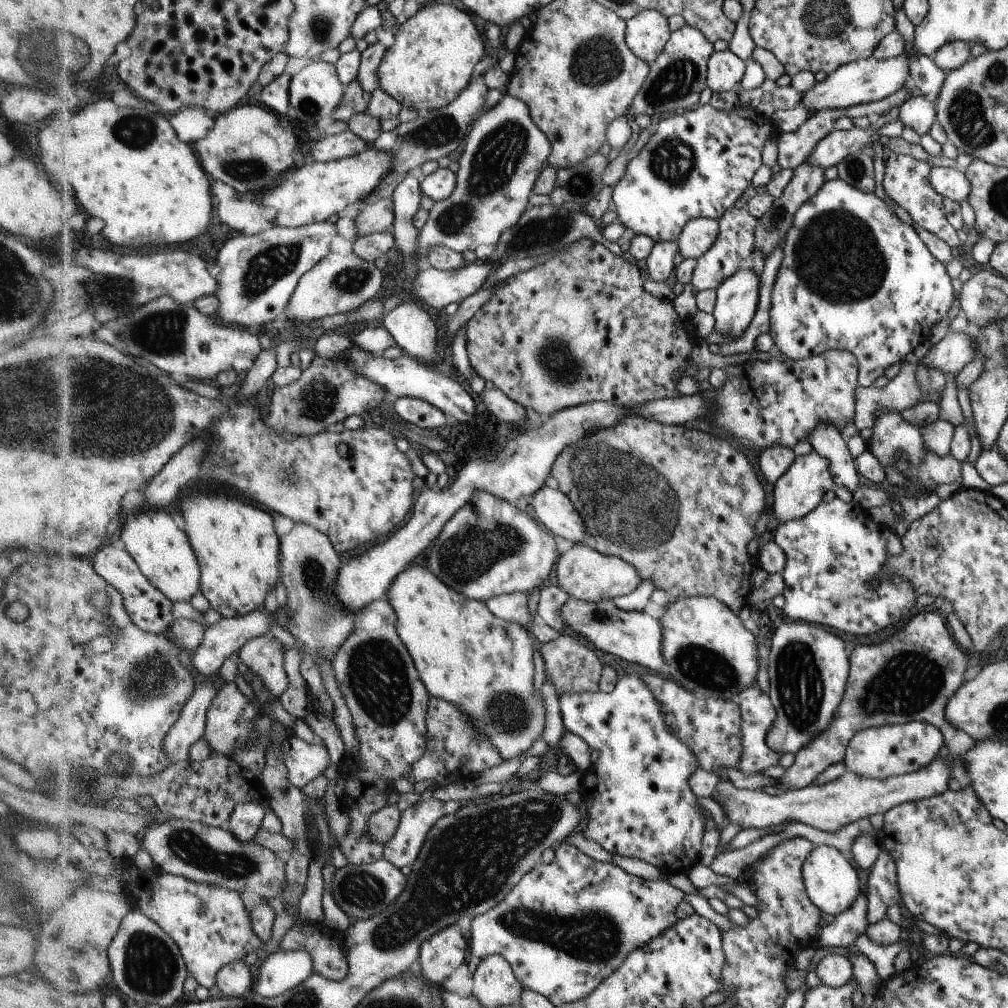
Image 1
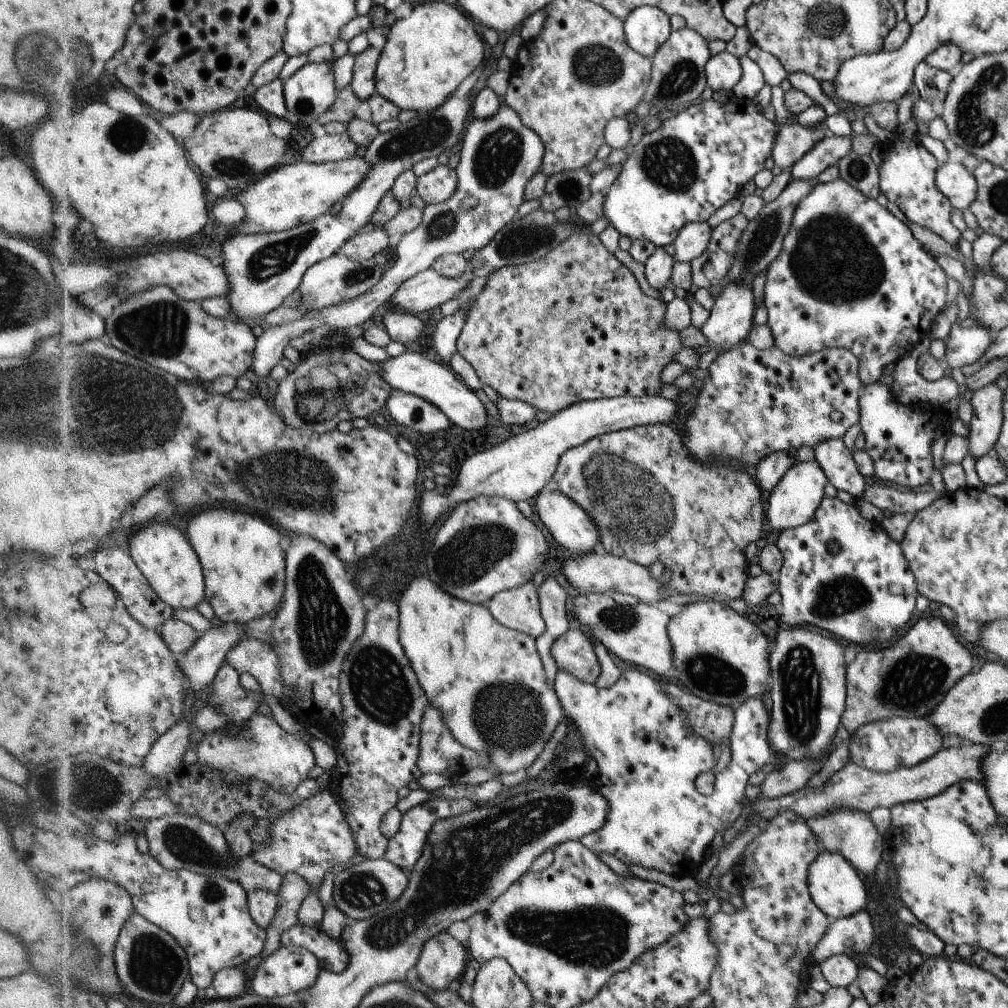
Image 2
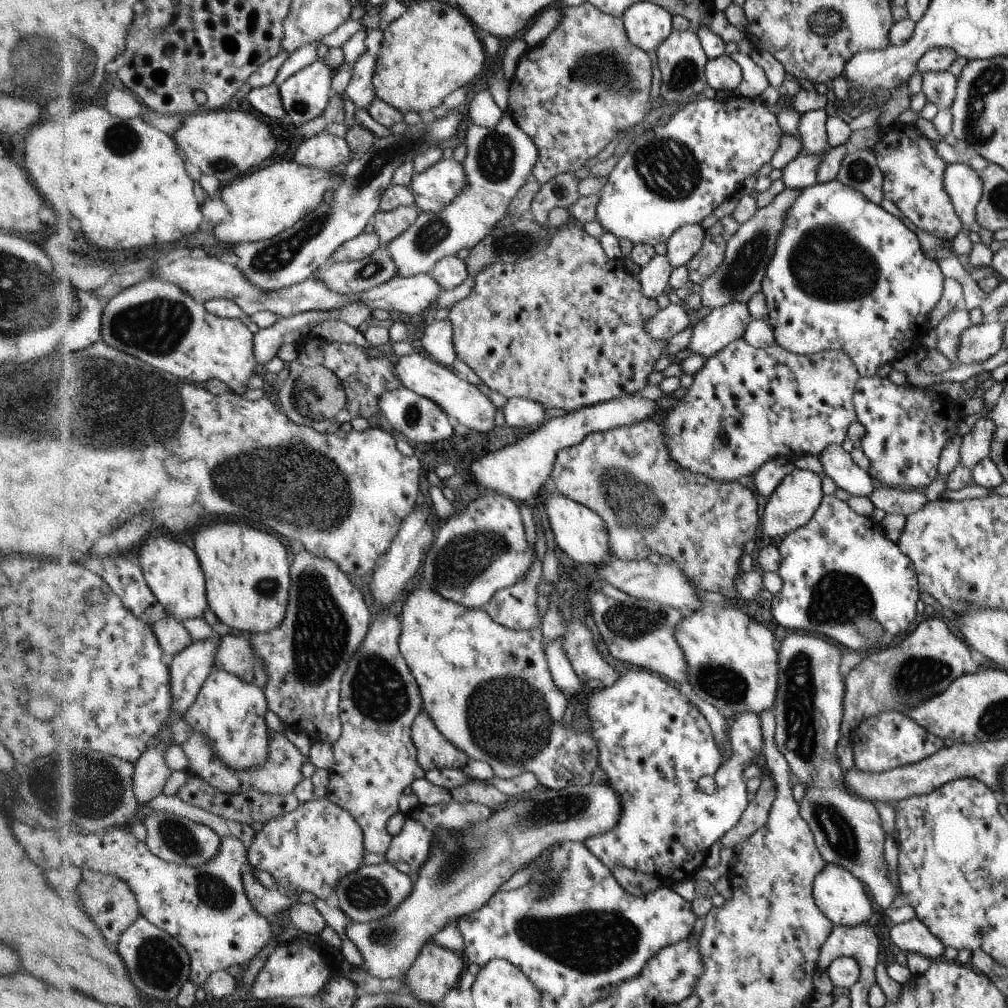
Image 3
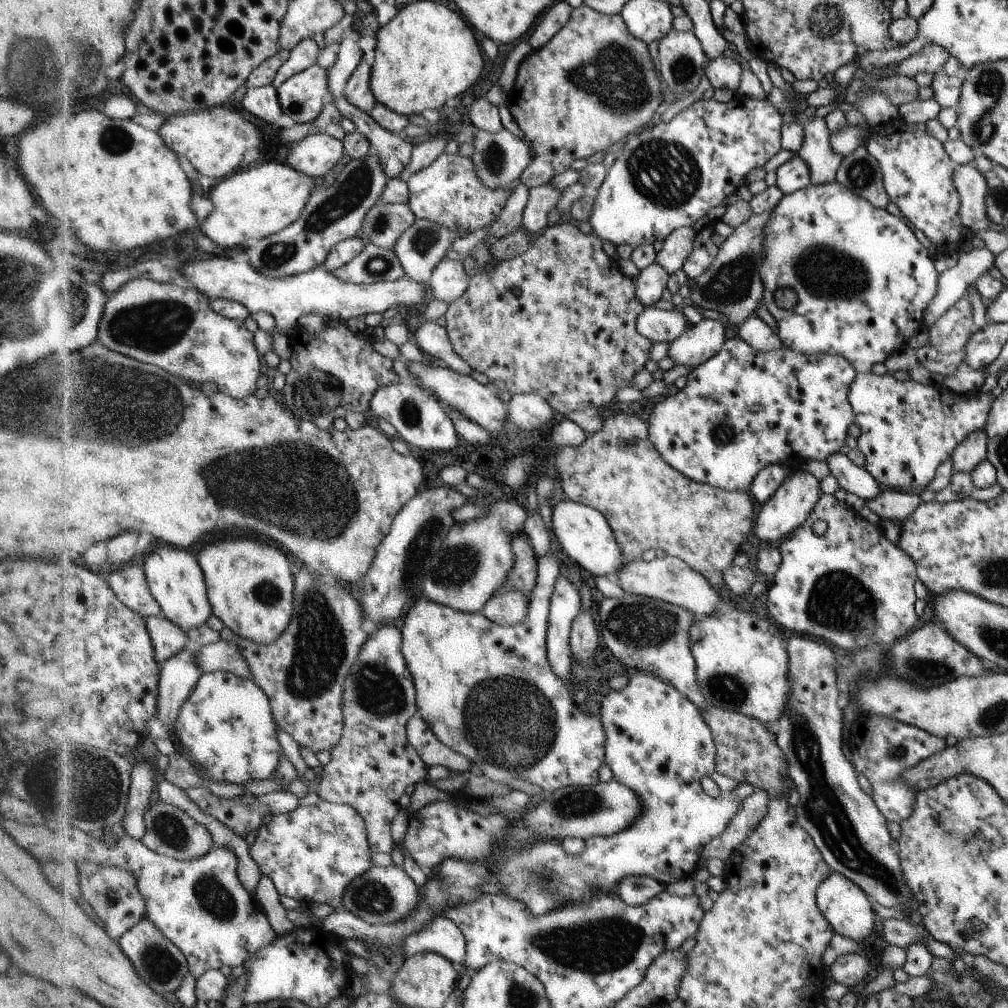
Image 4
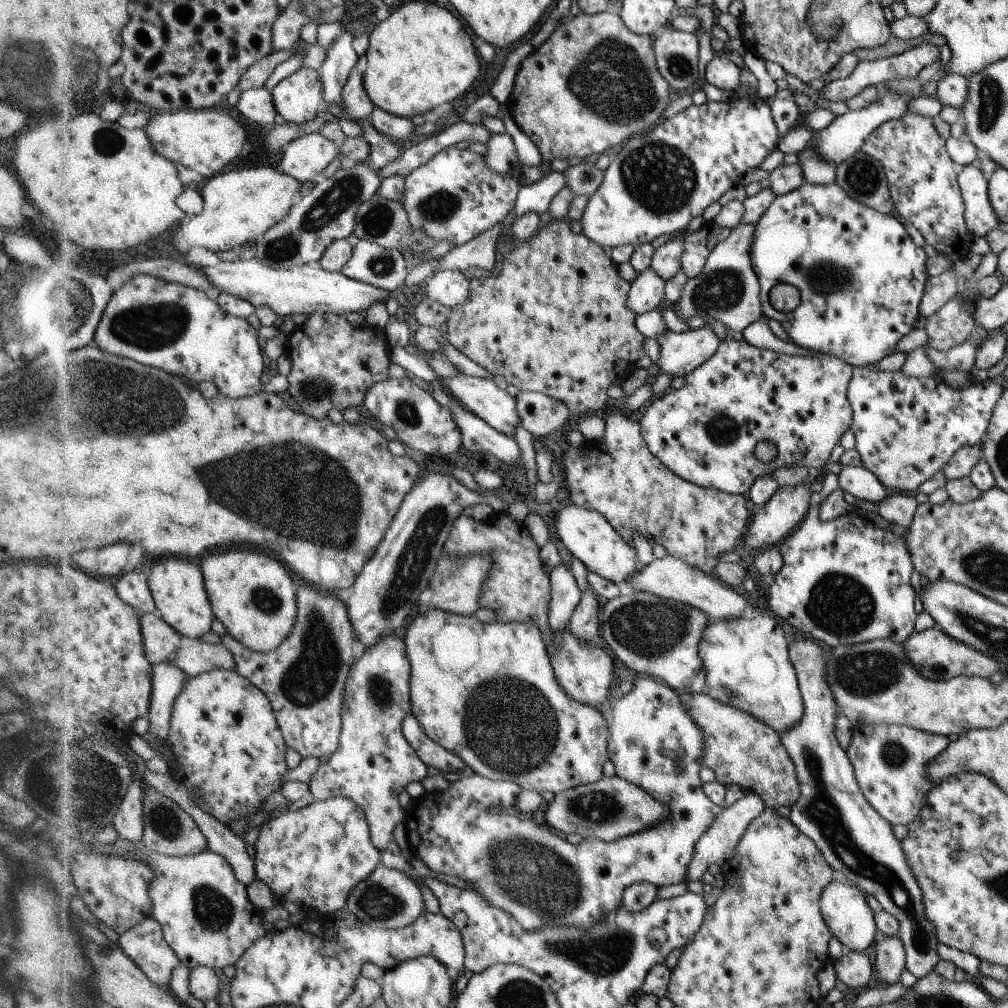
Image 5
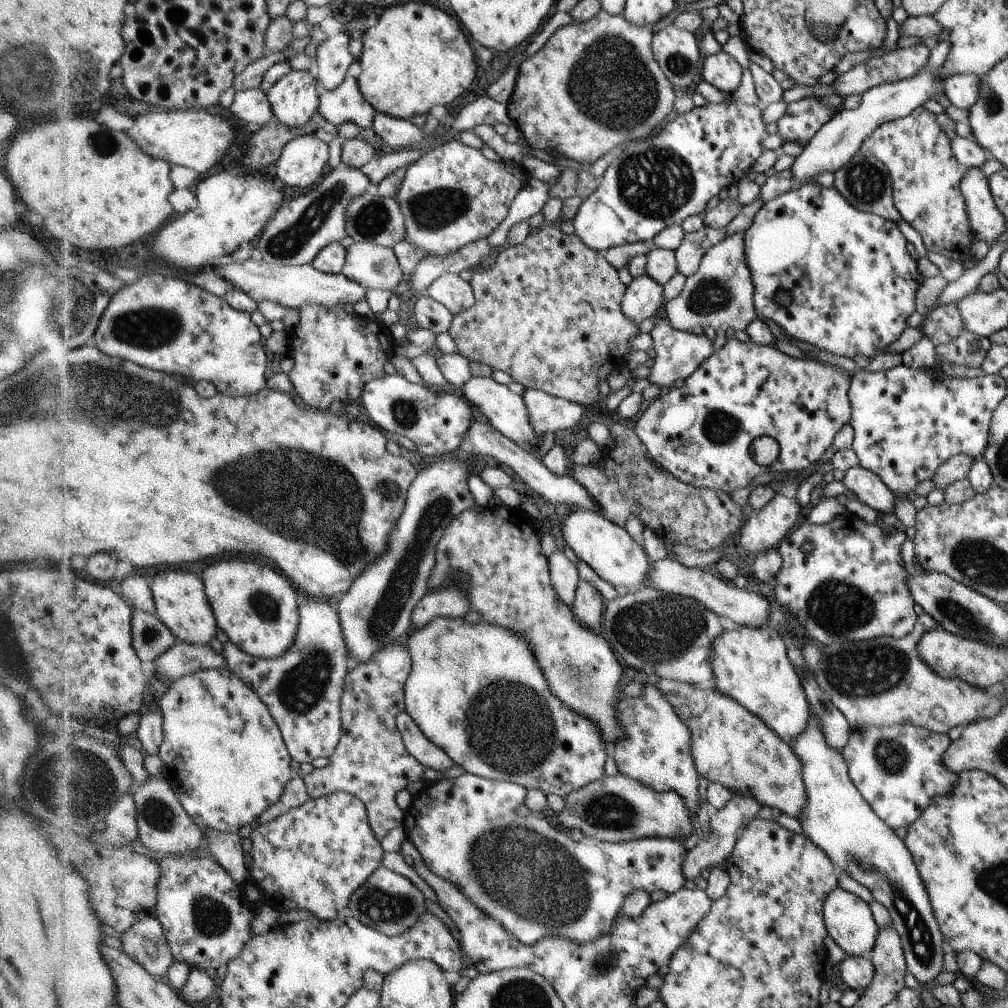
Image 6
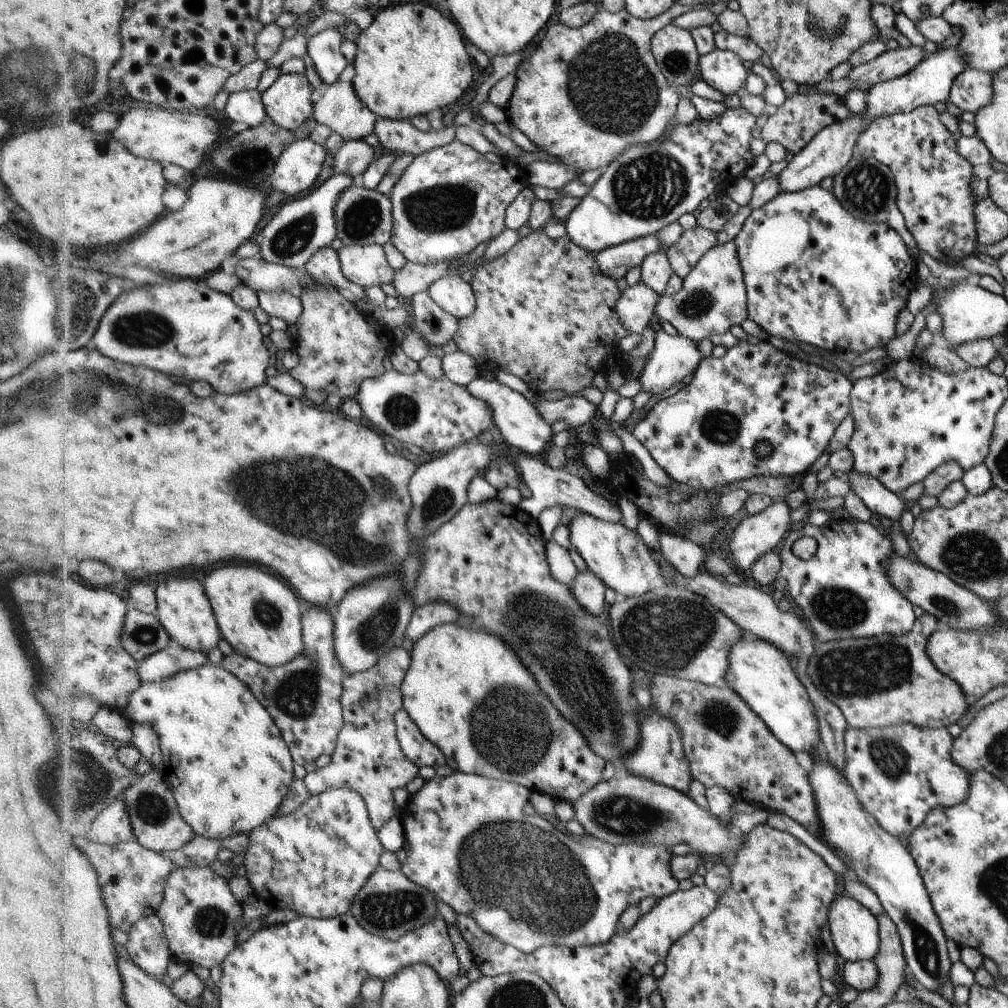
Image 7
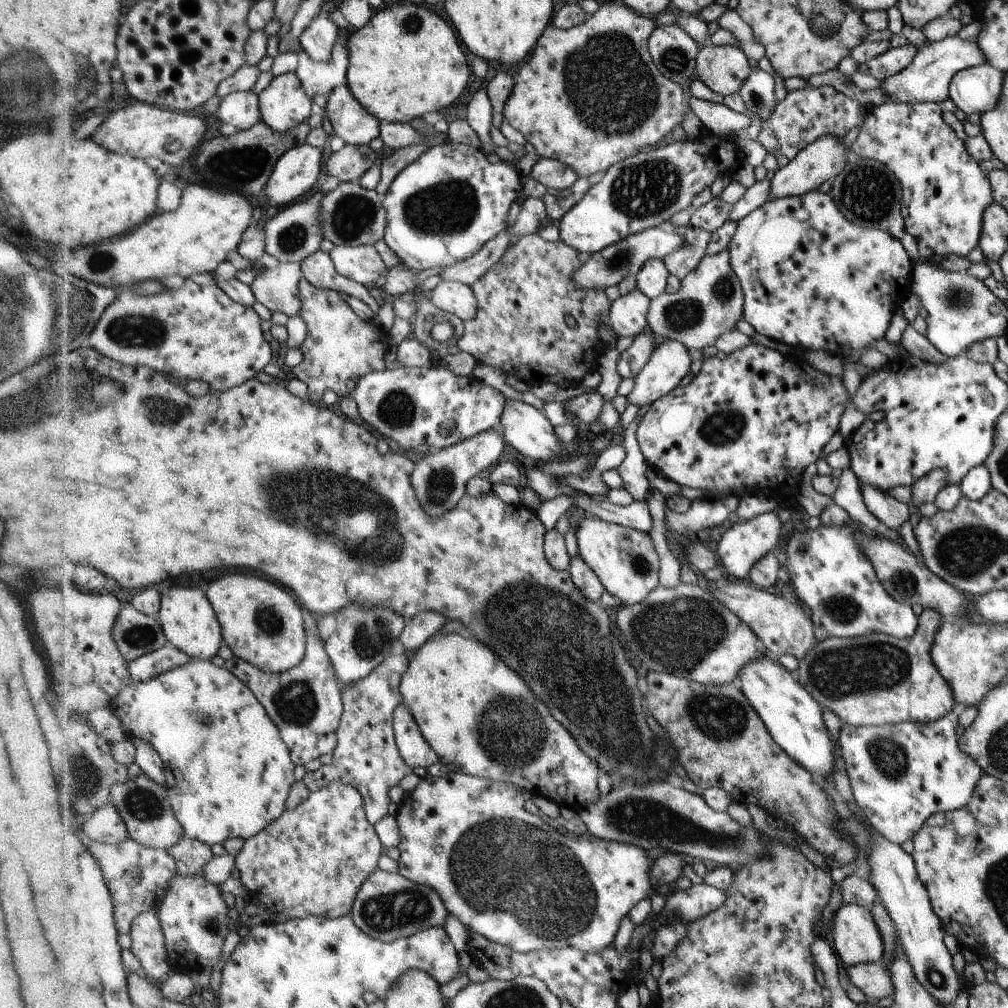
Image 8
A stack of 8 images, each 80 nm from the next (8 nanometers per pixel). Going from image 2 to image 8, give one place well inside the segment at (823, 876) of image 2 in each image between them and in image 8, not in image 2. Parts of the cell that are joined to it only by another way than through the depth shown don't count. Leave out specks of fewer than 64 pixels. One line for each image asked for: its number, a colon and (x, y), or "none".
3: (840, 895)
4: (844, 904)
5: (847, 913)
6: (849, 920)
7: (855, 931)
8: (857, 940)

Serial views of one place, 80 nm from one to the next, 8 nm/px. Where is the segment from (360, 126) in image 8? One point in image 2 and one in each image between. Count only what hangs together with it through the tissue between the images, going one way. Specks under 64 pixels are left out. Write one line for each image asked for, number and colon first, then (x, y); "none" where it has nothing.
2: (363, 83)
3: (360, 90)
4: (357, 90)
5: (357, 106)
6: (346, 104)
7: (338, 106)

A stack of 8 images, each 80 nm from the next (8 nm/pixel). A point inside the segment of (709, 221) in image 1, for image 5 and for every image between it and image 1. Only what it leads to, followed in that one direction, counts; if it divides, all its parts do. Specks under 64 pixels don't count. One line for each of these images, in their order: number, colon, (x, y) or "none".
2: (693, 239)
3: (686, 242)
4: (676, 249)
5: (666, 261)

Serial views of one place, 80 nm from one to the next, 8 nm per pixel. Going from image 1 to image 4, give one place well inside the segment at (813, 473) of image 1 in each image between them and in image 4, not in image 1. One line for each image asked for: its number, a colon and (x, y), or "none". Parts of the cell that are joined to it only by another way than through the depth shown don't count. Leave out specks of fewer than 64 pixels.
2: (792, 502)
3: (792, 505)
4: (790, 506)

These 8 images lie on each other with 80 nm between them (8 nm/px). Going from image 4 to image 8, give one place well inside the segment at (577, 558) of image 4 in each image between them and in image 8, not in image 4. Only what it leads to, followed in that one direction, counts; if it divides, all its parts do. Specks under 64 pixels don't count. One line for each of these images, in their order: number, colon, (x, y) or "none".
5: (589, 536)
6: (608, 549)
7: (617, 556)
8: (625, 561)

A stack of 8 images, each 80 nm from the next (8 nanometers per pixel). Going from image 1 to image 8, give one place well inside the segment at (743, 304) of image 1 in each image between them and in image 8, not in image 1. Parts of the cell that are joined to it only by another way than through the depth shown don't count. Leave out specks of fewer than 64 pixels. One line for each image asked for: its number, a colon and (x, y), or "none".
2: (730, 322)
3: (719, 327)
4: (701, 342)
5: (681, 353)
6: (676, 354)
7: (674, 360)
8: (671, 360)

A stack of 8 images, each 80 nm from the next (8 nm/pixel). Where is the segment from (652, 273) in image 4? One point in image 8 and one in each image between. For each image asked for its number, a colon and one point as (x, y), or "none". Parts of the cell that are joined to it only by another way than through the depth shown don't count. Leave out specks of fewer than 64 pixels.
5: (648, 289)
6: (644, 298)
7: (636, 310)
8: (629, 313)

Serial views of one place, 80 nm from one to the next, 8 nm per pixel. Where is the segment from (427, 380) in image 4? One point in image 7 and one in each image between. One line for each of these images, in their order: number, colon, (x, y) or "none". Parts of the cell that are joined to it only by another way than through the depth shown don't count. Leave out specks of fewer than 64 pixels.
5: (482, 397)
6: (505, 411)
7: (522, 427)

